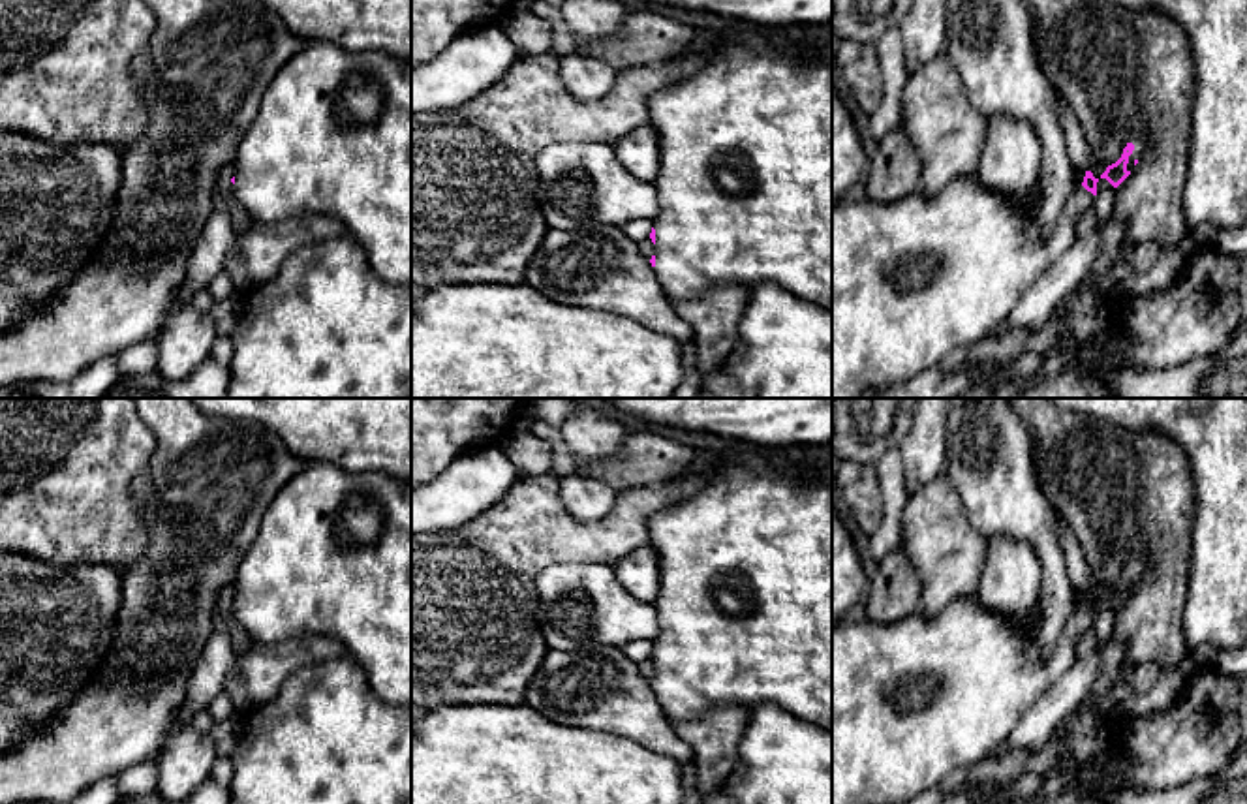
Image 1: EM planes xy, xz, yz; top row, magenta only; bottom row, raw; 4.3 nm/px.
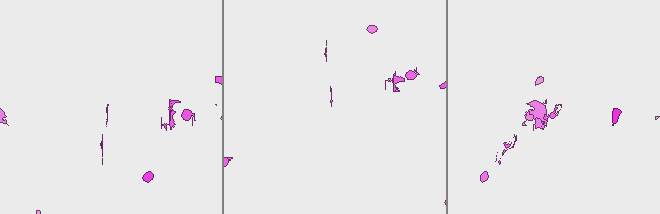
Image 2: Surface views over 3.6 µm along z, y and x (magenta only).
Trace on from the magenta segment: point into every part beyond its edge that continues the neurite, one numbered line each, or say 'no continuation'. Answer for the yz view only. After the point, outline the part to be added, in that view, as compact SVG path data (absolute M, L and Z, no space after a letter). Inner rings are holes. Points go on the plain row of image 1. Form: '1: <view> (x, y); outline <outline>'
1: yz (1140, 564); outline M1134 558L1131 560L1131 564L1134 565L1132 575L1129 577L1129 584L1127 584L1127 592L1134 590L1134 582L1142 579L1142 575L1147 571L1147 560L1146 558Z

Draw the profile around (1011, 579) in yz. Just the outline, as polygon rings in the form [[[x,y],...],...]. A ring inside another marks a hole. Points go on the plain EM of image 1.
[[[992,535],[988,537],[988,558],[978,599],[988,611],[1003,614],[1025,635],[1031,635],[1040,575],[1040,562],[1027,543],[1007,535]]]

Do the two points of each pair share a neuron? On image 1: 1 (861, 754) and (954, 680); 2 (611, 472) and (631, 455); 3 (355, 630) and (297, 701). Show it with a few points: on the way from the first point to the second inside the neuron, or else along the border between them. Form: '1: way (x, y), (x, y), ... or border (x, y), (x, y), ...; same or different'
1: way (885, 729), (894, 720), (923, 714), (934, 705); same
2: way (616, 470), (626, 461); same
3: border (350, 652), (374, 692); different

